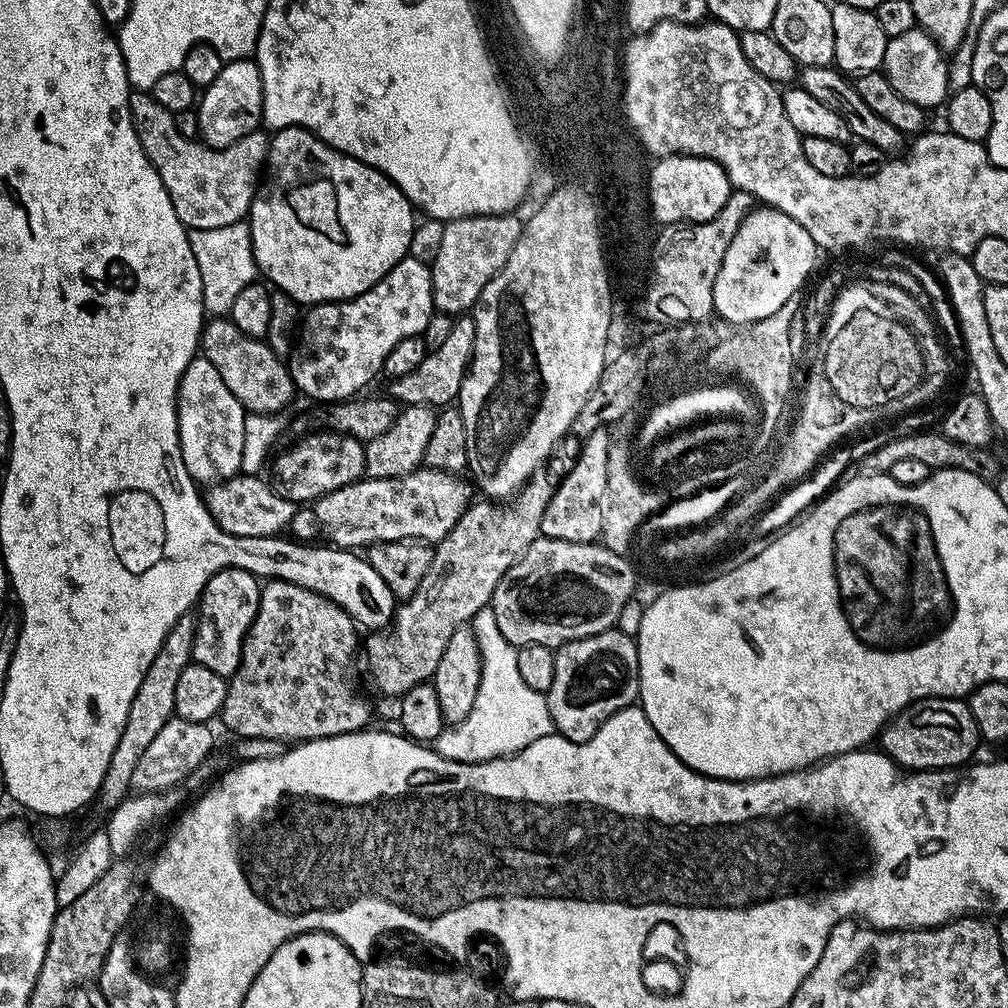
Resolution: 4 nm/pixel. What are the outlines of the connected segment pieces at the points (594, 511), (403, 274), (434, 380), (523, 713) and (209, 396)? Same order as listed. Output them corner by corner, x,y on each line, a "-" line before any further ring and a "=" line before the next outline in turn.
604,428
594,430
594,434
582,441
578,462
574,462
572,469
556,487
552,501
542,514
541,536
579,544
591,544
601,539
602,510
607,492
607,462
611,448
612,441
=
410,255
399,260
374,287
360,296
309,307
308,317
303,317
292,353
286,360
297,393
305,392
310,399
316,400
312,402
339,402
363,393
367,389
364,387
376,375
379,377
383,373
386,354
390,354
390,350
394,350
402,338
423,334
433,311
432,269
=
464,314
453,323
450,335
438,350
429,352
418,366
418,370
410,370
410,374
402,374
402,378
391,381
386,388
387,395
401,405
426,404
429,406
448,406
459,397
464,375
470,370
476,323
471,315
=
491,605
484,607
470,621
479,644
482,678
474,707
462,723
449,727
434,741
434,750
450,761
477,764
483,760
515,755
531,742
551,735
555,728
547,697
526,685
518,671
516,646
506,642
498,628
=
202,354
193,356
190,366
180,379
176,395
178,438
182,462
197,485
207,486
218,480
229,480
240,472
243,456
243,424
245,410
230,394
226,382
214,370
213,364

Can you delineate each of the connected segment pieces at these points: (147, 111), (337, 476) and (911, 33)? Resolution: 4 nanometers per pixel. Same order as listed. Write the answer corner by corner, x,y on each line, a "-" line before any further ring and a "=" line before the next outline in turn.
133,91
128,98
128,109
138,142
142,142
146,158
150,158
154,170
158,170
158,178
162,178
162,186
166,186
170,202
174,202
174,214
178,214
185,228
211,230
230,226
247,217
266,168
270,139
267,131
246,134
246,138
232,144
230,154
225,154
209,148
199,139
191,140
178,134
174,113
156,101
151,91
=
316,430
299,437
295,443
289,452
284,452
277,458
276,465
272,468
272,476
270,475
272,489
283,500
311,502
342,486
353,484
365,475
364,444
352,436
=
917,26
906,30
906,34
898,34
889,39
882,71
890,86
894,86
894,90
898,90
902,98
910,98
910,102
914,102
919,108
931,110
939,104
941,107
950,95
948,66
949,61
934,38

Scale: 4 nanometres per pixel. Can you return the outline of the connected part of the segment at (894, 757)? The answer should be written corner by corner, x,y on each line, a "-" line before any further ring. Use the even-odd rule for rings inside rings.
929,698
918,700
897,712
884,725
878,744
884,755
901,769
926,772
956,770
967,765
973,759
971,756
975,754
976,747
981,747
982,741
978,726
974,722
974,714
970,714
963,699

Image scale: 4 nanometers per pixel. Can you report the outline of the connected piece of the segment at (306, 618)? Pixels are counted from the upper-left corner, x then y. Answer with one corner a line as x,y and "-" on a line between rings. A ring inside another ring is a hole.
269,579
260,589
260,601
258,602
258,614
250,626
250,630
244,639
242,654
240,655
240,665
238,670
228,680
228,689
224,705
220,707
219,719
224,720
224,724
233,732
234,735
240,736
244,740
262,740
271,742
271,740
292,740
288,742
303,742
306,740
321,740
331,736
341,736
351,732
362,732
369,727
372,720
372,704
364,696
356,693
356,688
352,685
352,663
358,656
358,644
356,648
356,632
358,625
348,615
337,606
333,600
328,600
324,596
318,595
317,592
306,590
297,584
291,584
285,580

